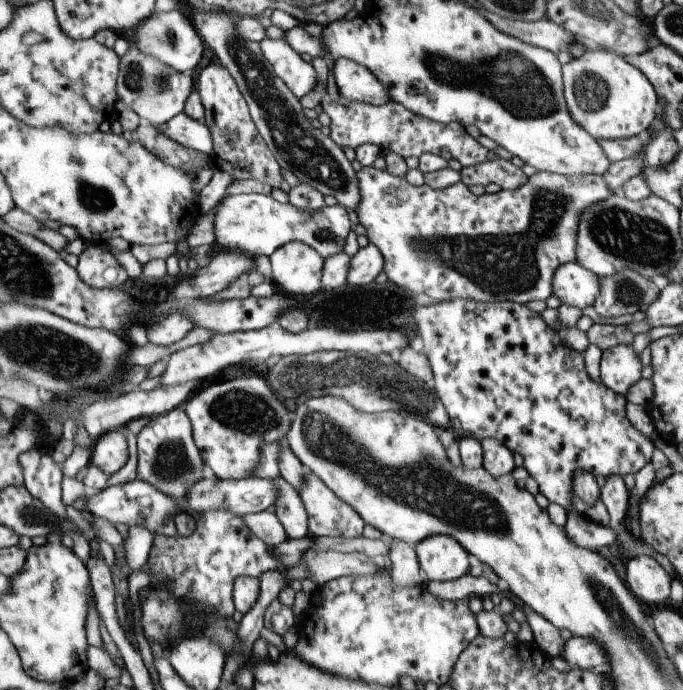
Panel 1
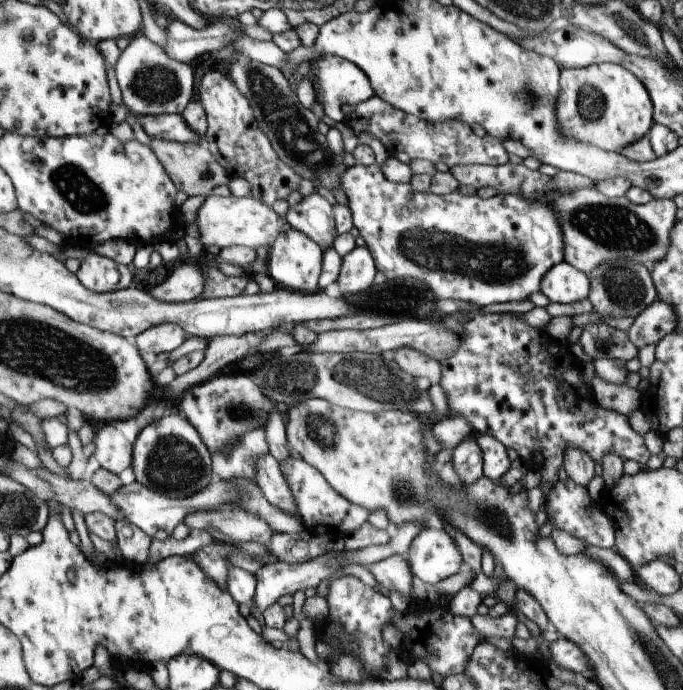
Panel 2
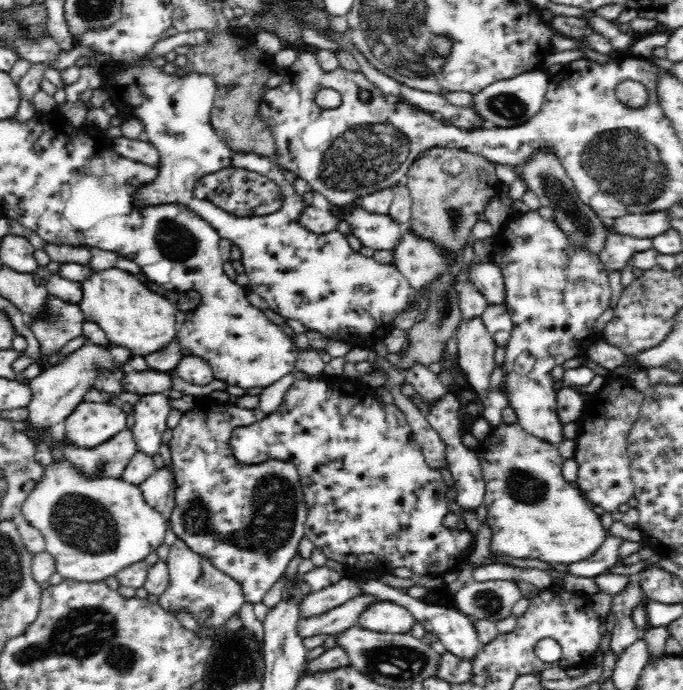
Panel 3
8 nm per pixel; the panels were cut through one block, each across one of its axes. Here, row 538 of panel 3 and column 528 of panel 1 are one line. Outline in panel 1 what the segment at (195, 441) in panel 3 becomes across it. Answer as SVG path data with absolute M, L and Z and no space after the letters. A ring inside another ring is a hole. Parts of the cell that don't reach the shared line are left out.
M374 166L363 167L359 173L356 173L360 186L360 204L356 206L356 216L358 216L359 224L362 224L368 232L368 239L374 244L382 257L384 258L383 272L387 273L388 279L396 285L406 288L408 292L414 294L426 294L437 301L444 300L474 300L482 303L496 302L516 302L522 305L535 300L546 301L552 296L552 279L554 272L562 265L577 262L576 261L576 244L578 244L578 224L580 224L580 216L586 208L590 208L592 204L598 204L606 198L610 198L615 192L608 188L604 176L594 174L578 174L578 175L558 175L546 171L538 171L536 174L528 178L528 182L517 190L502 189L496 194L485 193L482 196L476 196L470 192L461 181L454 186L435 190L427 185L412 186L405 178L399 178L389 174L386 170L376 170Z

